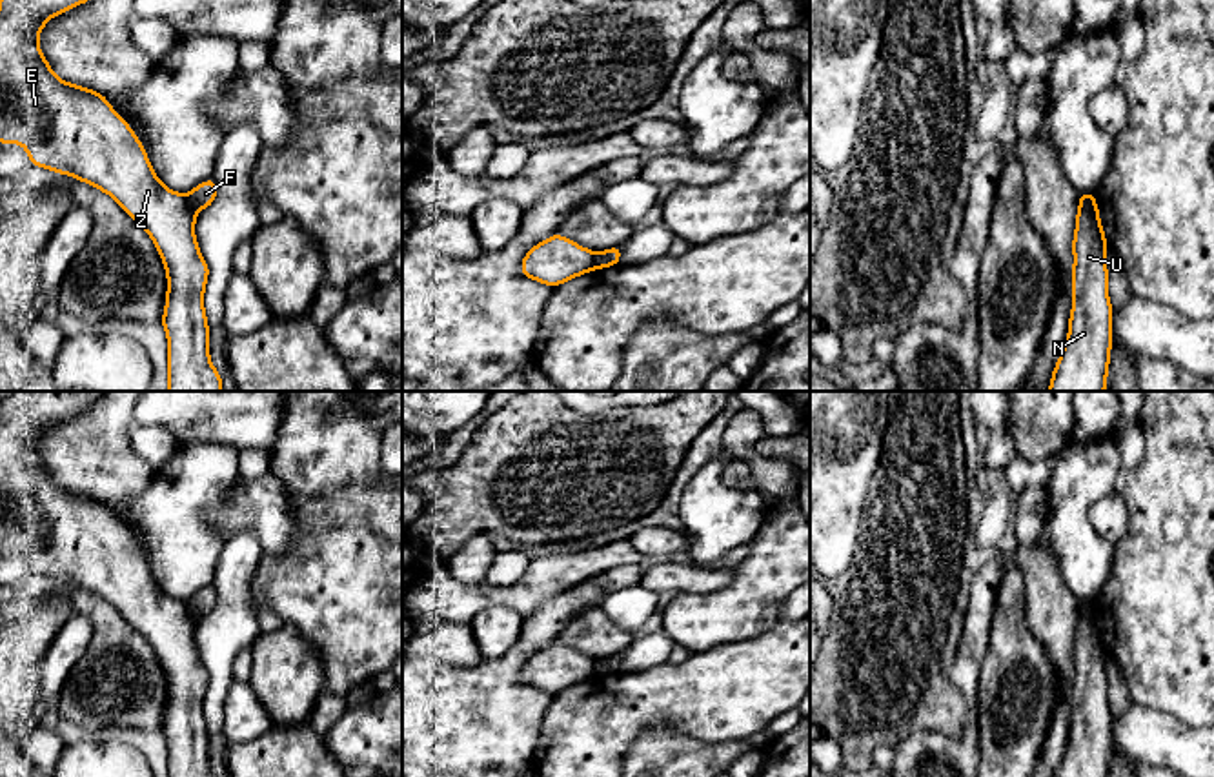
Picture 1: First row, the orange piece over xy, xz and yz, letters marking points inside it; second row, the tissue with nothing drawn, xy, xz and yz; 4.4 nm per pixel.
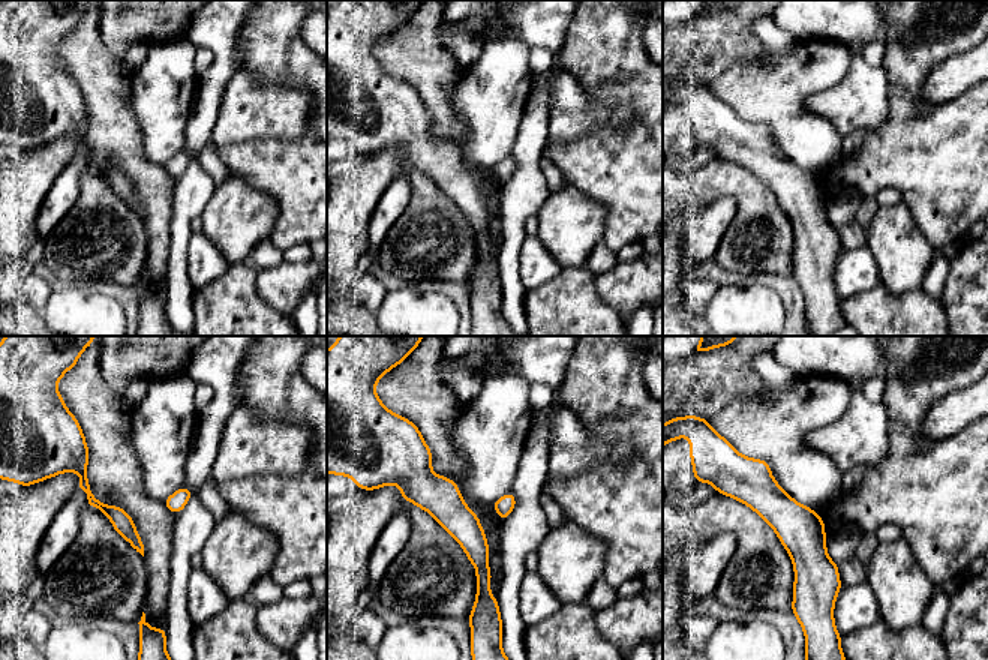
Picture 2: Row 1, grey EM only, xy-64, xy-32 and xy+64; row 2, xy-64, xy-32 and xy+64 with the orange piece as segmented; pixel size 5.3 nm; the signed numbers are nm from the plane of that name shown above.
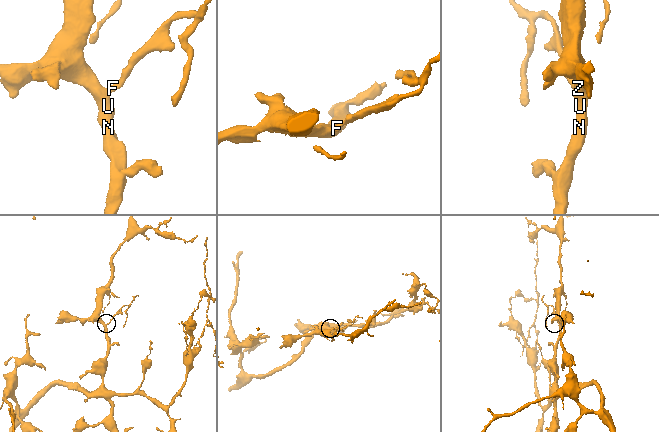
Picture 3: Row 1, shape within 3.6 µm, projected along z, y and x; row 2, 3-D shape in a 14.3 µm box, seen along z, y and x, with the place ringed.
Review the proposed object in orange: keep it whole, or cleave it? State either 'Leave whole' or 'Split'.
Split

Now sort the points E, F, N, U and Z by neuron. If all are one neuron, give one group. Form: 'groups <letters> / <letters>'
groups E N U Z / F

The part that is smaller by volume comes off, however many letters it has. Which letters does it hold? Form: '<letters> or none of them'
F

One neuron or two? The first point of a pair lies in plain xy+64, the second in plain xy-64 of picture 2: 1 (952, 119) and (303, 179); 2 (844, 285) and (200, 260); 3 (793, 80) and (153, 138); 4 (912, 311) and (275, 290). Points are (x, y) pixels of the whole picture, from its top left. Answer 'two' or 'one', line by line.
1: one
2: one
3: one
4: two

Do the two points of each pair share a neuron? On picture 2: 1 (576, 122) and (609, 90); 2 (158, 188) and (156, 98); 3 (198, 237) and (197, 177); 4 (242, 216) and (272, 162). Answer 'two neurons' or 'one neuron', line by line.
1: two neurons
2: two neurons
3: two neurons
4: two neurons

